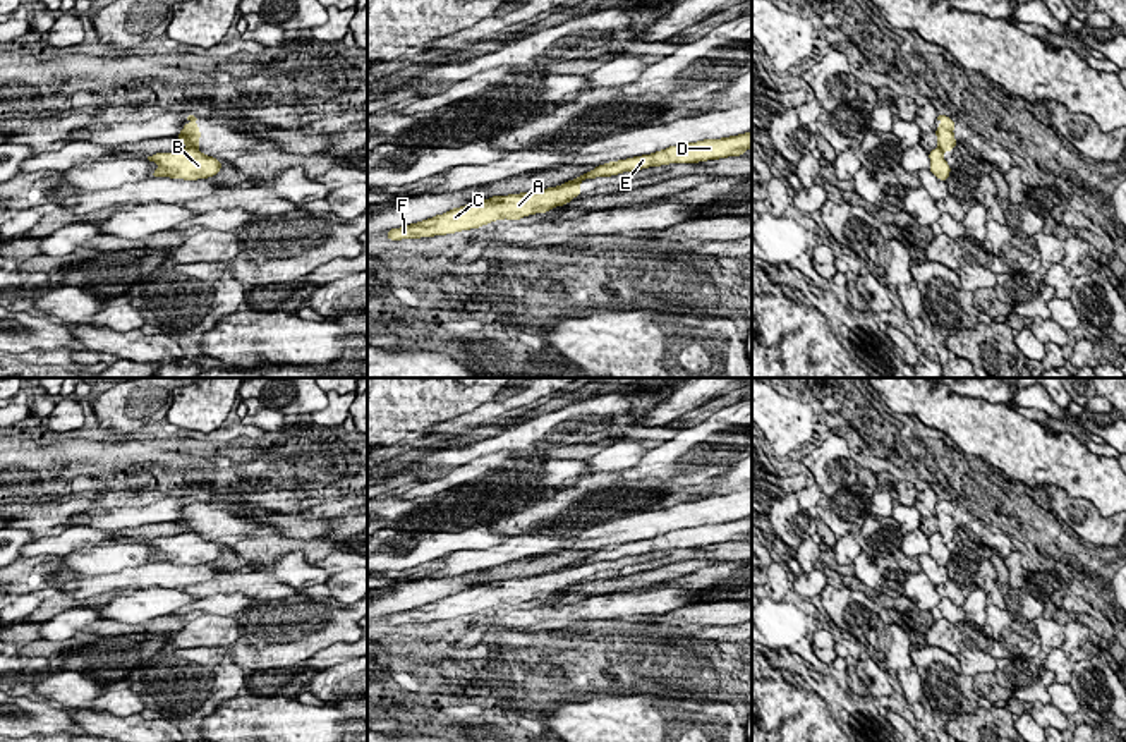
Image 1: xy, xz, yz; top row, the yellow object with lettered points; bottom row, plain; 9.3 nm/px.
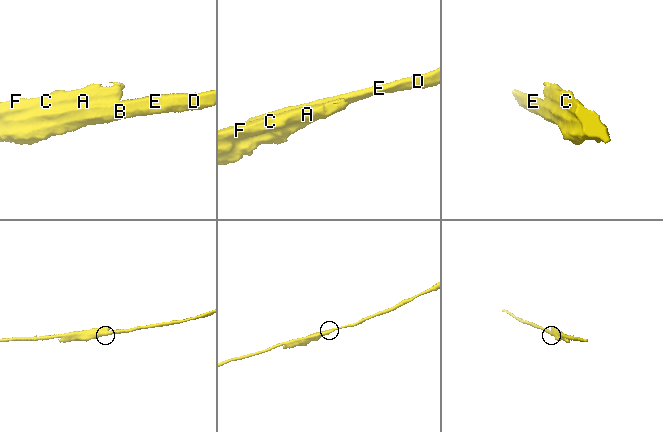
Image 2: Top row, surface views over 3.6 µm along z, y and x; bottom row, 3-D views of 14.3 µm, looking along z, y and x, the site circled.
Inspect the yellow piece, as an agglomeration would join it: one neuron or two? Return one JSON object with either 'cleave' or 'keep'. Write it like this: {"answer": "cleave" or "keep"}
{"answer": "cleave"}

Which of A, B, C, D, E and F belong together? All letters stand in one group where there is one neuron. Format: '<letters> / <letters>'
A C F / B D E

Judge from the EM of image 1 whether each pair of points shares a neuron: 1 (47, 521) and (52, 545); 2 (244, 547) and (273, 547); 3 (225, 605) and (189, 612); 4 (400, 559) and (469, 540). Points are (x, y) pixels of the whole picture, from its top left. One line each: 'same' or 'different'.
1: different
2: same
3: same
4: same

